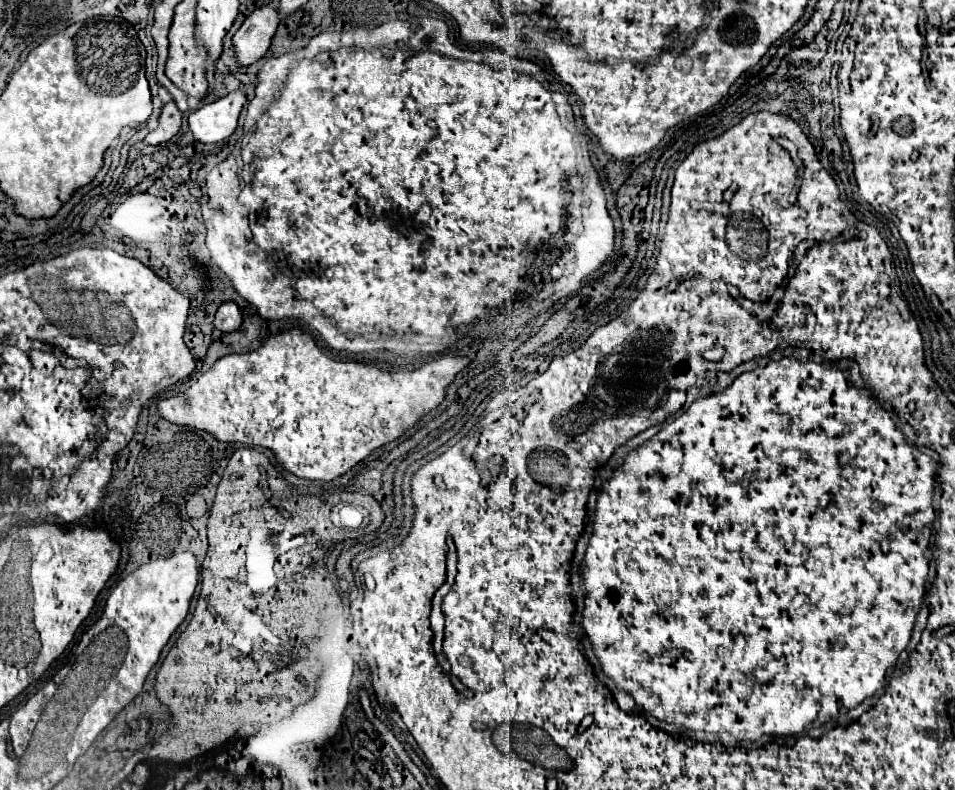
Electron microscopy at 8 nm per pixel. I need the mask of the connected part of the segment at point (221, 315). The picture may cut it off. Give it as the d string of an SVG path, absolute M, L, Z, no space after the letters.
M234 301L222 303L216 311L214 327L220 329L222 333L230 333L230 331L236 331L240 325L242 325L242 313L240 313L238 305Z

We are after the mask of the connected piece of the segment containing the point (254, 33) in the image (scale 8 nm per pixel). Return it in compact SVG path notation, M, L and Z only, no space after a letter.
M262 5L254 9L234 35L236 61L240 65L252 65L260 61L270 47L278 23L278 9L274 5Z

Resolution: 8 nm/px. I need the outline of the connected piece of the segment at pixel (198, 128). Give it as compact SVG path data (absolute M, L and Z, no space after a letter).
M230 91L226 97L204 105L202 109L190 113L190 129L196 141L218 143L236 131L238 115L246 103L244 91Z

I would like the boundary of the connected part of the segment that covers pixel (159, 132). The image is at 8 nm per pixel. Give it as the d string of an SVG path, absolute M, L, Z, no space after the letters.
M174 101L166 103L162 107L160 119L158 119L158 129L152 131L152 133L148 133L144 137L144 143L148 143L148 145L160 145L160 143L170 141L180 131L180 123L182 123L182 113L174 105Z

